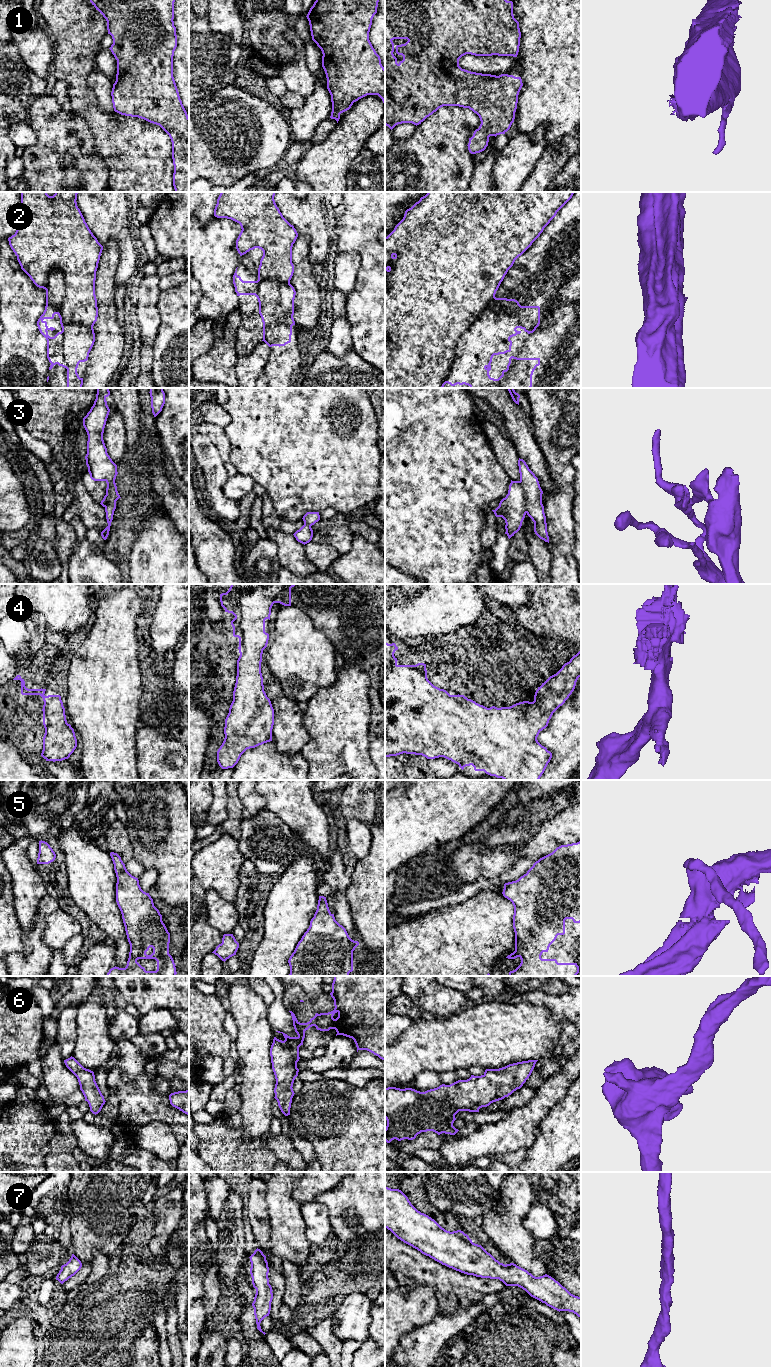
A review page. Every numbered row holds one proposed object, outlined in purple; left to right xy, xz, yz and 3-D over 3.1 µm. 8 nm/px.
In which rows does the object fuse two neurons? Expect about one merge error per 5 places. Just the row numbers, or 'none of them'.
2, 3

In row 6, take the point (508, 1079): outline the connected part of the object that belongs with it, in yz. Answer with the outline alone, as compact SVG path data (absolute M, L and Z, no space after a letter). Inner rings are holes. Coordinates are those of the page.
M528 1060L509 1064L499 1069L486 1069L481 1076L474 1076L467 1080L458 1080L450 1085L442 1084L437 1088L420 1092L412 1088L400 1089L396 1087L385 1088L385 1141L390 1143L396 1139L398 1141L408 1139L413 1140L421 1132L433 1131L438 1135L445 1133L455 1135L459 1130L453 1126L456 1120L455 1115L459 1111L479 1112L482 1107L487 1107L491 1103L504 1099L517 1089L520 1089L531 1075L538 1060Z

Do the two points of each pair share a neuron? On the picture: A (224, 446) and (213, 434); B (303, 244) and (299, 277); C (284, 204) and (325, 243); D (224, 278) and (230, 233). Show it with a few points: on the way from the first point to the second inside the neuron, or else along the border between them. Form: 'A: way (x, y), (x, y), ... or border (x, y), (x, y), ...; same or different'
A: way (222, 443), (216, 437); same
B: way (301, 252), (301, 269); same
C: way (295, 211), (316, 232); same
D: way (224, 267), (224, 244); same

